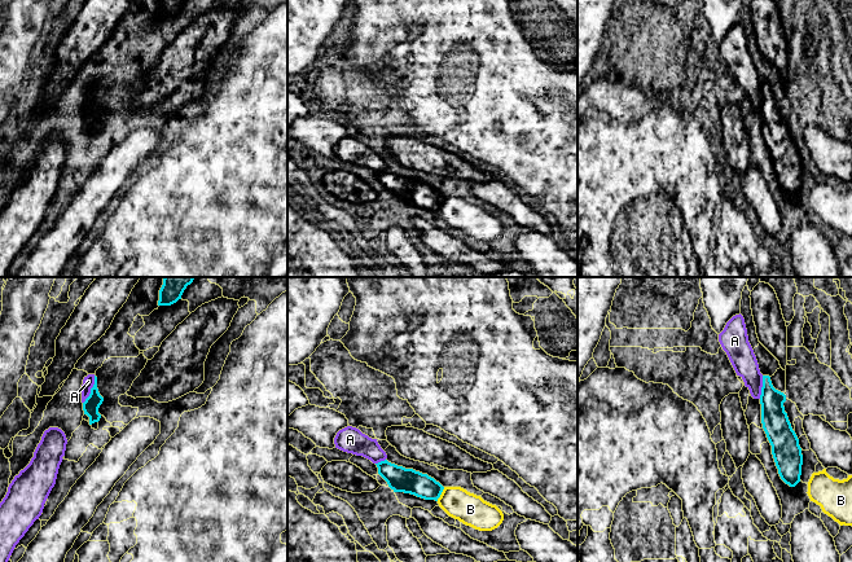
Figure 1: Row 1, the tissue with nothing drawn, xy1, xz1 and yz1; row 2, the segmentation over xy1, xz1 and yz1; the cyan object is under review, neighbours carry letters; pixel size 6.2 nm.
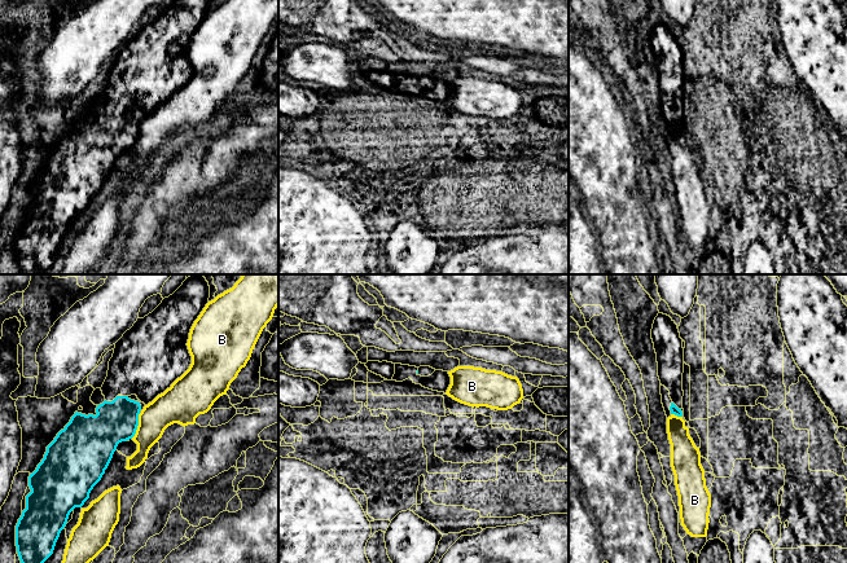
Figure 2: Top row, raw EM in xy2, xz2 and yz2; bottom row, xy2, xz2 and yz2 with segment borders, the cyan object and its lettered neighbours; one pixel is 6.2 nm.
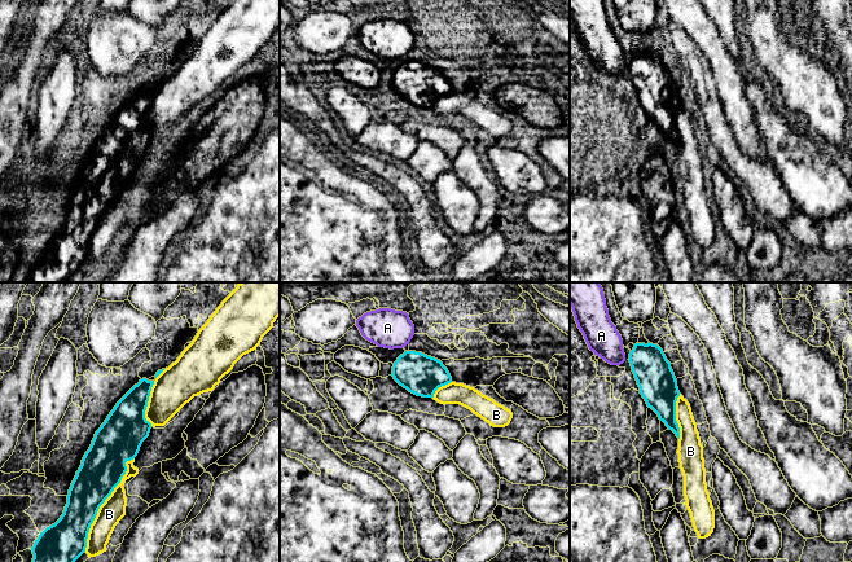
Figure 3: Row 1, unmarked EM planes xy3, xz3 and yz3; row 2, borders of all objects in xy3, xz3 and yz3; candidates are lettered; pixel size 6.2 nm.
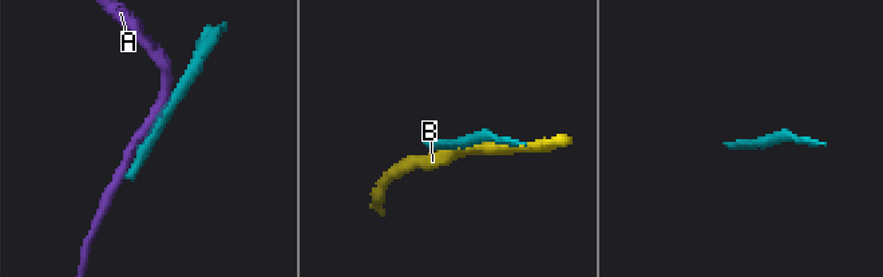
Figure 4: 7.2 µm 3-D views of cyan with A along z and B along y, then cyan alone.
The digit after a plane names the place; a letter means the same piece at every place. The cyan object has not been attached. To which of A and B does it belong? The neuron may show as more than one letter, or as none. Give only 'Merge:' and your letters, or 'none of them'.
Merge: none of them

